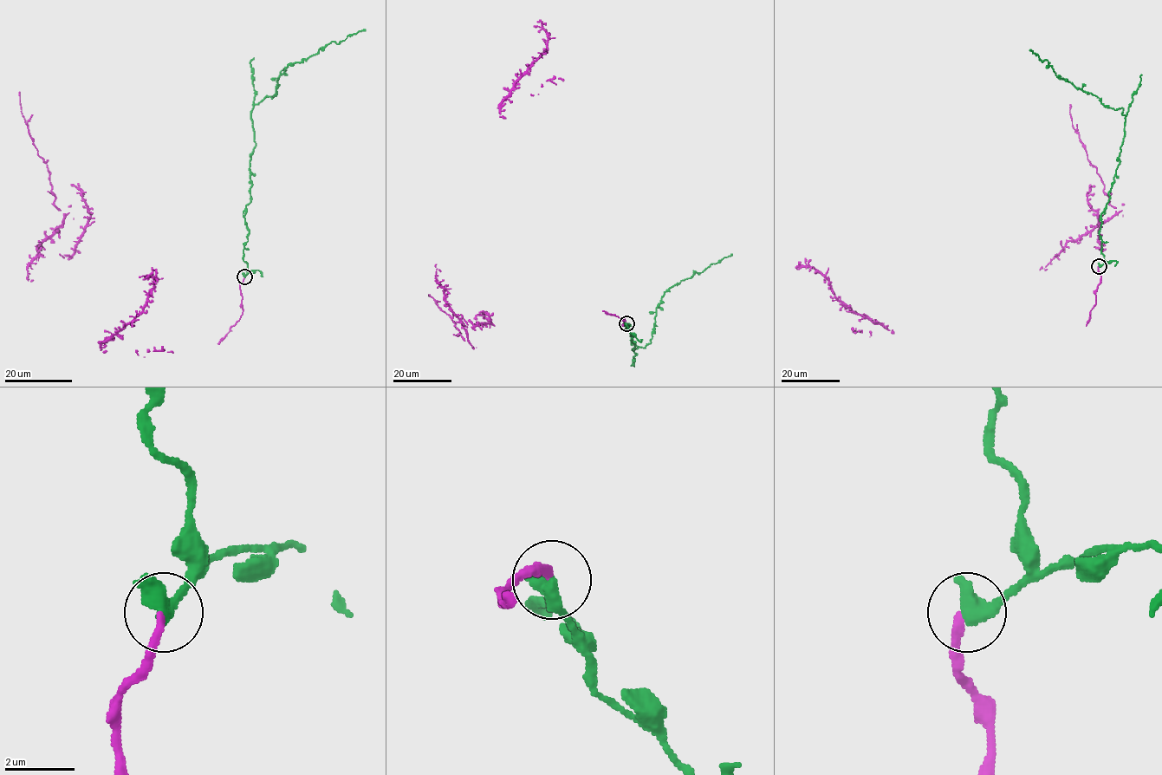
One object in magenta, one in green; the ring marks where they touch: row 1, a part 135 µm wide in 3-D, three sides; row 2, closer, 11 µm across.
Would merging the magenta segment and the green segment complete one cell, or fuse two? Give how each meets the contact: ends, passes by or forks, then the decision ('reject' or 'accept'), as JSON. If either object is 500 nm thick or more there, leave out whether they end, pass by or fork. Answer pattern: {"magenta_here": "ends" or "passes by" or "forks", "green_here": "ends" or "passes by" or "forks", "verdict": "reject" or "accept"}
{"verdict": "accept"}

